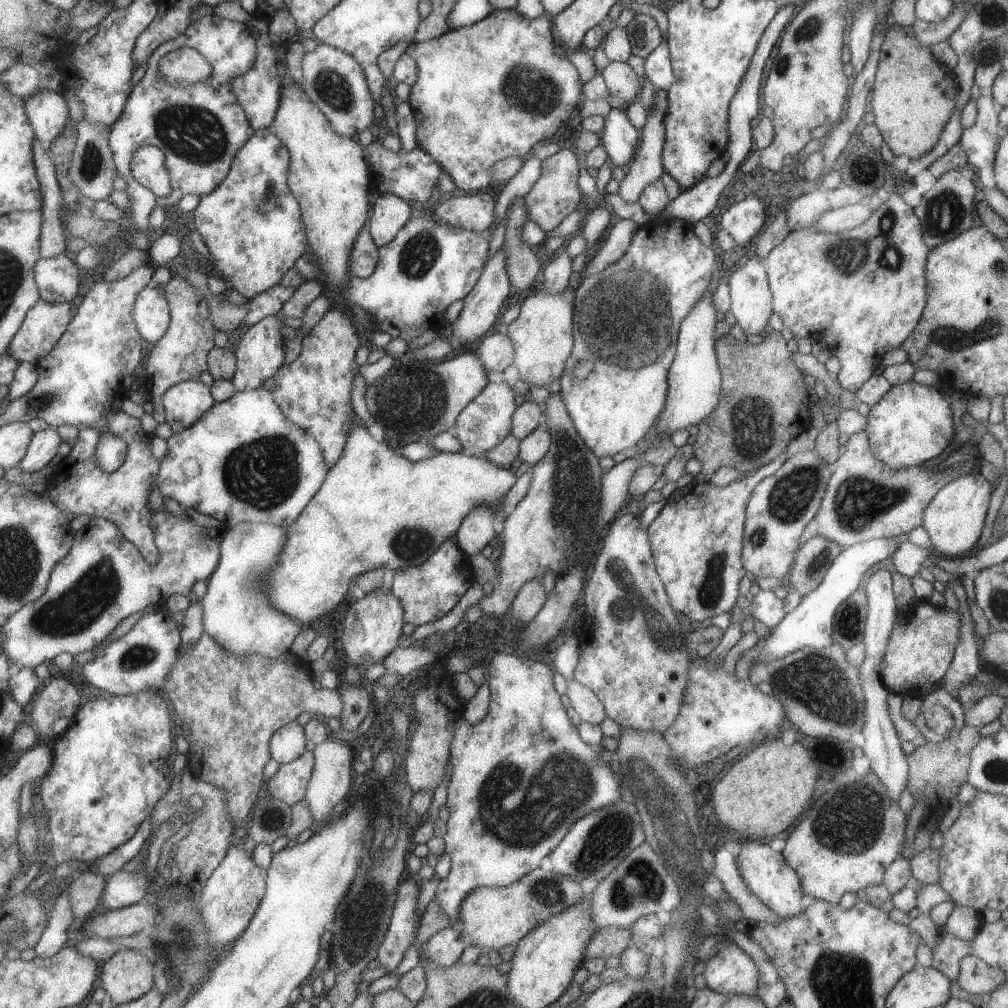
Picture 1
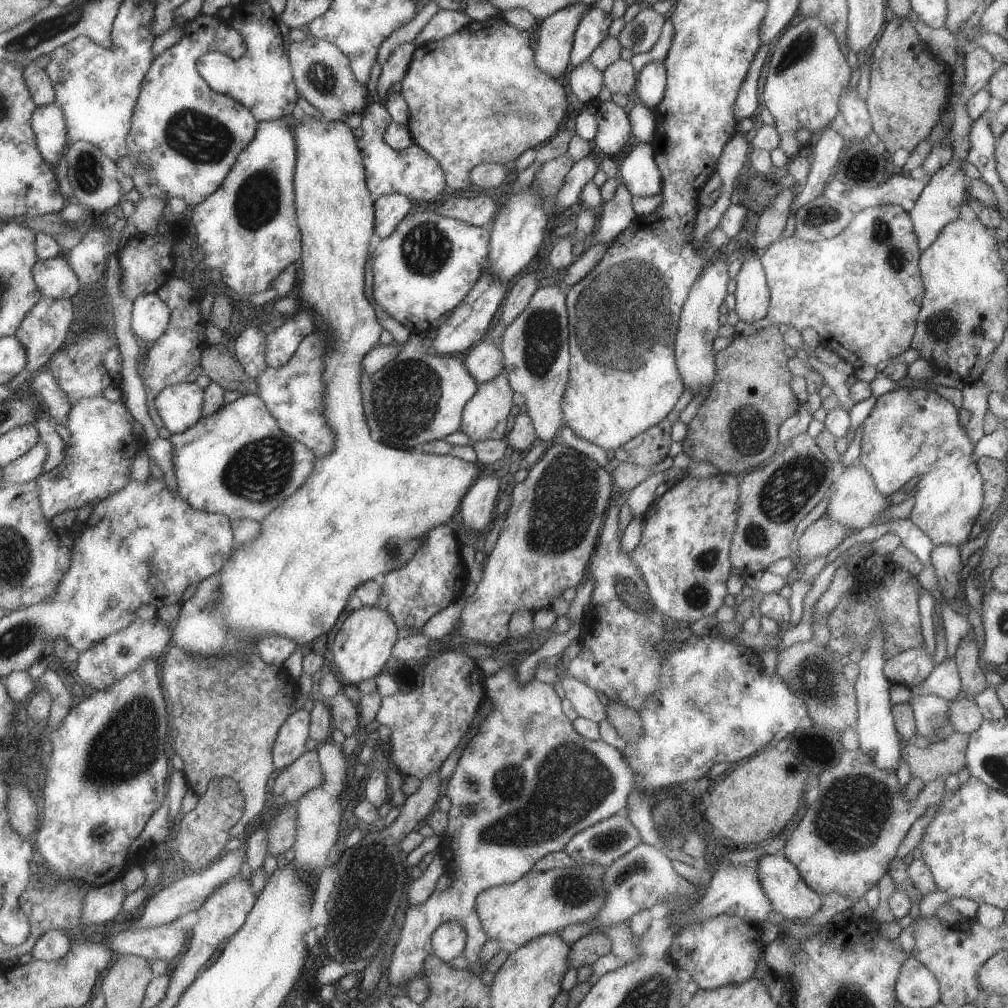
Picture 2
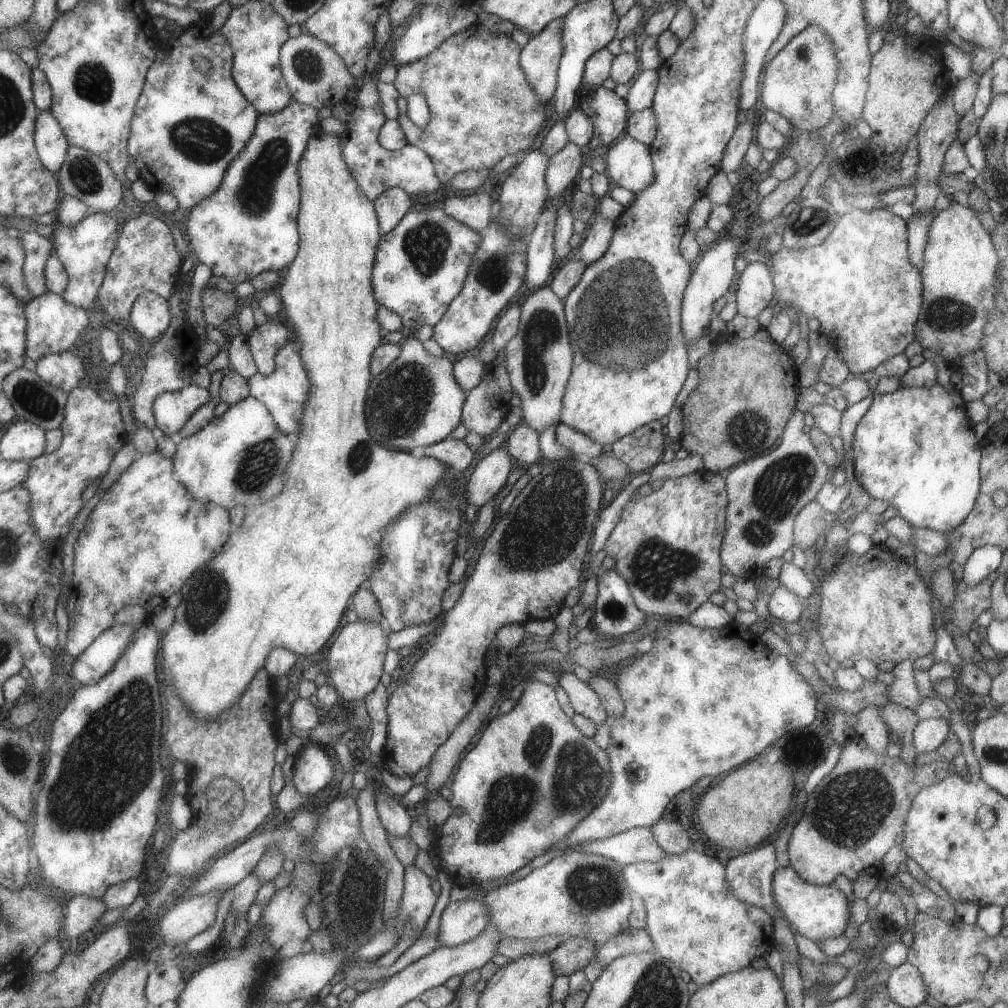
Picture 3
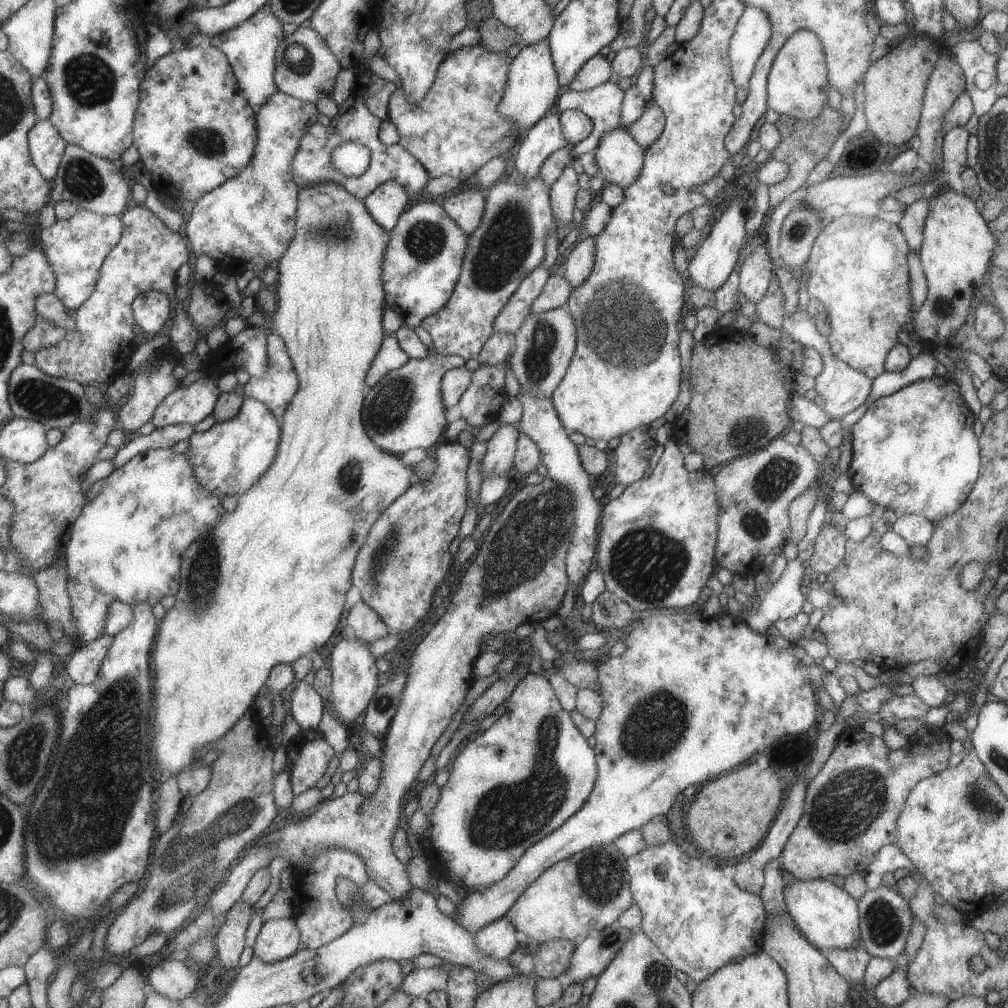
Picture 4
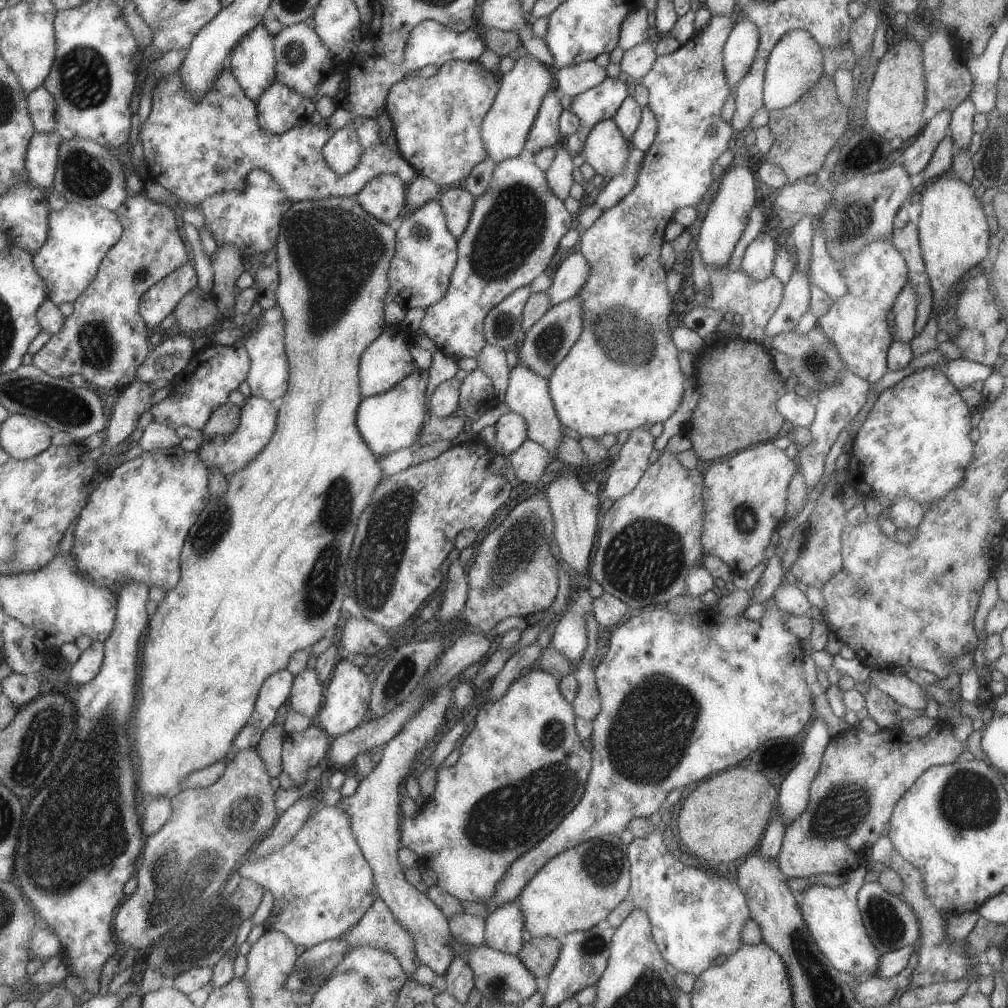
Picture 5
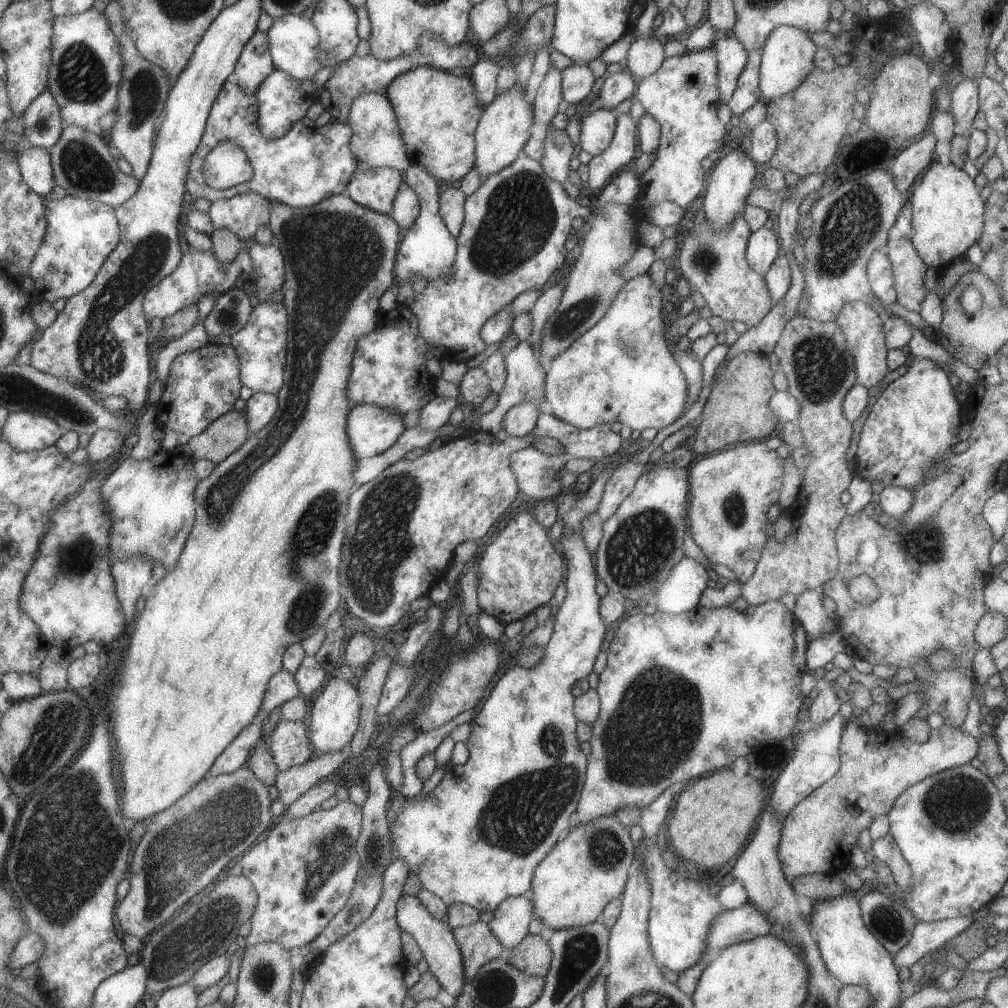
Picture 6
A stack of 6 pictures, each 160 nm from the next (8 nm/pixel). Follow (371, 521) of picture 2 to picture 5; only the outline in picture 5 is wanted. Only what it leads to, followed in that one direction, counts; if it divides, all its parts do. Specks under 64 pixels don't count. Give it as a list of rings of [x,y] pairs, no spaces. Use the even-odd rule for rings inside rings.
[[[328,196],[320,199],[311,200],[300,200],[291,203],[291,206],[287,209],[287,212],[283,214],[282,222],[279,227],[279,234],[276,238],[276,268],[278,272],[278,285],[276,288],[276,306],[279,307],[282,316],[283,334],[284,334],[284,351],[288,362],[288,381],[287,390],[284,395],[279,399],[276,407],[278,413],[276,414],[276,425],[273,434],[271,435],[270,442],[266,444],[266,447],[244,468],[241,469],[235,475],[231,475],[228,480],[228,487],[225,494],[220,497],[211,497],[207,503],[207,508],[202,512],[199,517],[197,526],[191,528],[191,536],[185,544],[185,550],[183,550],[183,580],[179,582],[179,588],[173,588],[169,592],[169,596],[165,596],[159,603],[157,611],[150,620],[149,632],[145,641],[143,642],[143,649],[141,654],[142,664],[145,662],[145,668],[143,668],[143,680],[141,680],[141,700],[139,700],[139,708],[137,708],[137,714],[135,714],[135,720],[137,720],[137,748],[139,748],[139,756],[141,756],[141,776],[139,776],[139,786],[141,786],[141,792],[145,794],[151,794],[153,797],[158,796],[170,796],[171,793],[178,790],[178,786],[182,783],[183,779],[186,779],[192,772],[201,770],[210,764],[216,763],[217,761],[225,760],[229,757],[231,743],[237,735],[237,733],[249,723],[249,718],[254,712],[254,704],[257,702],[257,696],[263,682],[269,678],[270,674],[277,672],[278,670],[285,669],[290,659],[291,654],[295,651],[302,651],[310,649],[317,640],[321,640],[323,636],[329,634],[339,618],[339,611],[341,610],[341,600],[347,595],[345,586],[345,560],[347,560],[347,554],[349,554],[349,548],[351,548],[351,540],[355,536],[355,524],[357,524],[357,518],[359,514],[363,512],[363,508],[367,508],[367,504],[371,502],[371,496],[374,488],[379,484],[379,481],[386,477],[383,475],[381,468],[377,465],[378,457],[371,452],[371,449],[365,444],[365,441],[361,438],[359,431],[356,427],[356,410],[361,402],[362,396],[359,390],[359,379],[358,379],[358,364],[362,352],[367,348],[368,344],[371,344],[385,328],[384,323],[384,304],[386,290],[388,287],[387,282],[387,271],[389,268],[389,261],[394,255],[395,246],[395,233],[388,224],[377,220],[374,216],[368,214],[362,206],[359,206],[355,197],[332,197]]]

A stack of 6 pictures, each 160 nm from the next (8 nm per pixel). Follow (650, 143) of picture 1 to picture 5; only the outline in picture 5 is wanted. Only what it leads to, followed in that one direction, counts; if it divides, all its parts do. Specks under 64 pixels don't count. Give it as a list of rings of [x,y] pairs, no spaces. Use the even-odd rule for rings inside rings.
[[[580,250],[566,257],[557,266],[549,288],[545,290],[552,305],[579,294],[590,273],[589,265]]]

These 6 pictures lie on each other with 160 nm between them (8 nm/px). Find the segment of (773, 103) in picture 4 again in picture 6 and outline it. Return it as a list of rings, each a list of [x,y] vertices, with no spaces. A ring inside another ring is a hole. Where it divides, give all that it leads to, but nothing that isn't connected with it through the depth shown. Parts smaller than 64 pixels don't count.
[[[787,25],[774,28],[765,39],[760,56],[758,87],[761,100],[766,104],[771,99],[778,99],[793,92],[815,68],[813,65],[815,51],[815,43],[804,30]]]

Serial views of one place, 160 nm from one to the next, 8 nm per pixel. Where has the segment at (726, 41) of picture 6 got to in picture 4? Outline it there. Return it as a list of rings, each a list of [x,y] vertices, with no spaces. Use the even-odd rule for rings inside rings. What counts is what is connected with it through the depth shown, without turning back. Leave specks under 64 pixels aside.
[[[745,6],[727,46],[732,84],[739,104],[745,98],[744,92],[747,91],[755,62],[767,46],[769,36],[771,26],[767,14],[759,8]]]

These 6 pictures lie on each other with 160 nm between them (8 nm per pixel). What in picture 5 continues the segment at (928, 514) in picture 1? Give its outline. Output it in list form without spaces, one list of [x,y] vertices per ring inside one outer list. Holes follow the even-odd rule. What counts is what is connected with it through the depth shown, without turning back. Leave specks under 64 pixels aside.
[[[935,367],[915,369],[894,386],[881,391],[857,429],[847,452],[846,476],[855,492],[866,498],[879,494],[895,501],[911,499],[926,508],[958,487],[965,478],[974,449],[974,443],[969,439],[971,413],[960,393]]]

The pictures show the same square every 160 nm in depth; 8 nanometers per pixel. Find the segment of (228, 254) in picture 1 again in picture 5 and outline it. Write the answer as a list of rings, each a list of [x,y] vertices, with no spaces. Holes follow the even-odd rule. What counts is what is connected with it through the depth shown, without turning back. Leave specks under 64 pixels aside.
[[[275,80],[256,102],[258,123],[262,131],[270,135],[280,135],[305,124],[314,110],[316,106],[313,101]],[[243,180],[243,188],[240,191],[225,191],[208,196],[199,208],[204,212],[206,218],[206,230],[215,239],[216,245],[233,245],[242,256],[253,256],[253,254],[263,254],[267,250],[274,249],[276,238],[279,234],[280,223],[283,214],[291,206],[286,192],[279,188],[279,185],[273,180]]]

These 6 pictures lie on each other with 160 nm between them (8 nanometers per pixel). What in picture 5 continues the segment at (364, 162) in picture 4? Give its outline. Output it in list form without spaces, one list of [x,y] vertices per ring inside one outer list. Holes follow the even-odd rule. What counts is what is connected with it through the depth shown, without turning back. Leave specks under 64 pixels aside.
[[[352,120],[337,129],[321,147],[327,166],[338,175],[348,173],[359,164],[361,151]]]

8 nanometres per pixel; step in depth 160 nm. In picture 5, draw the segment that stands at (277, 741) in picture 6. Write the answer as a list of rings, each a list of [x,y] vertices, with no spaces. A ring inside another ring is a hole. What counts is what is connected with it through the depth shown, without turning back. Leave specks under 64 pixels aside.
[[[317,724],[309,725],[303,732],[285,735],[282,742],[282,770],[285,771],[293,784],[299,784],[311,767],[317,767],[319,760],[328,756],[331,738]]]

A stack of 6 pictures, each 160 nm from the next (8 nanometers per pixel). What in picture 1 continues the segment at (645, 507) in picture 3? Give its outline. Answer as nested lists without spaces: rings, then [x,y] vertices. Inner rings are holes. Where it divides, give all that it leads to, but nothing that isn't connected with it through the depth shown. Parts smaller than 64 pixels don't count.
[[[782,453],[771,464],[752,471],[748,476],[730,482],[727,486],[716,487],[709,483],[692,481],[680,489],[675,489],[666,499],[666,503],[658,515],[646,528],[655,570],[663,583],[670,605],[675,612],[680,612],[689,620],[701,622],[704,618],[711,618],[723,612],[729,612],[735,606],[737,598],[737,584],[743,576],[747,576],[744,569],[742,553],[742,536],[745,507],[753,487],[767,475],[775,472],[785,461],[786,453]]]

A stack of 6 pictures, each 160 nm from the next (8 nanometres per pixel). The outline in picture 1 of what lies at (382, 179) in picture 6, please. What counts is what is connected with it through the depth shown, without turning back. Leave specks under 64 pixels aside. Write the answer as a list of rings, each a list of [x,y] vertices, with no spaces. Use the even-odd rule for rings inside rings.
[[[391,193],[381,194],[370,210],[370,237],[379,248],[395,238],[397,231],[409,220],[411,204]]]

